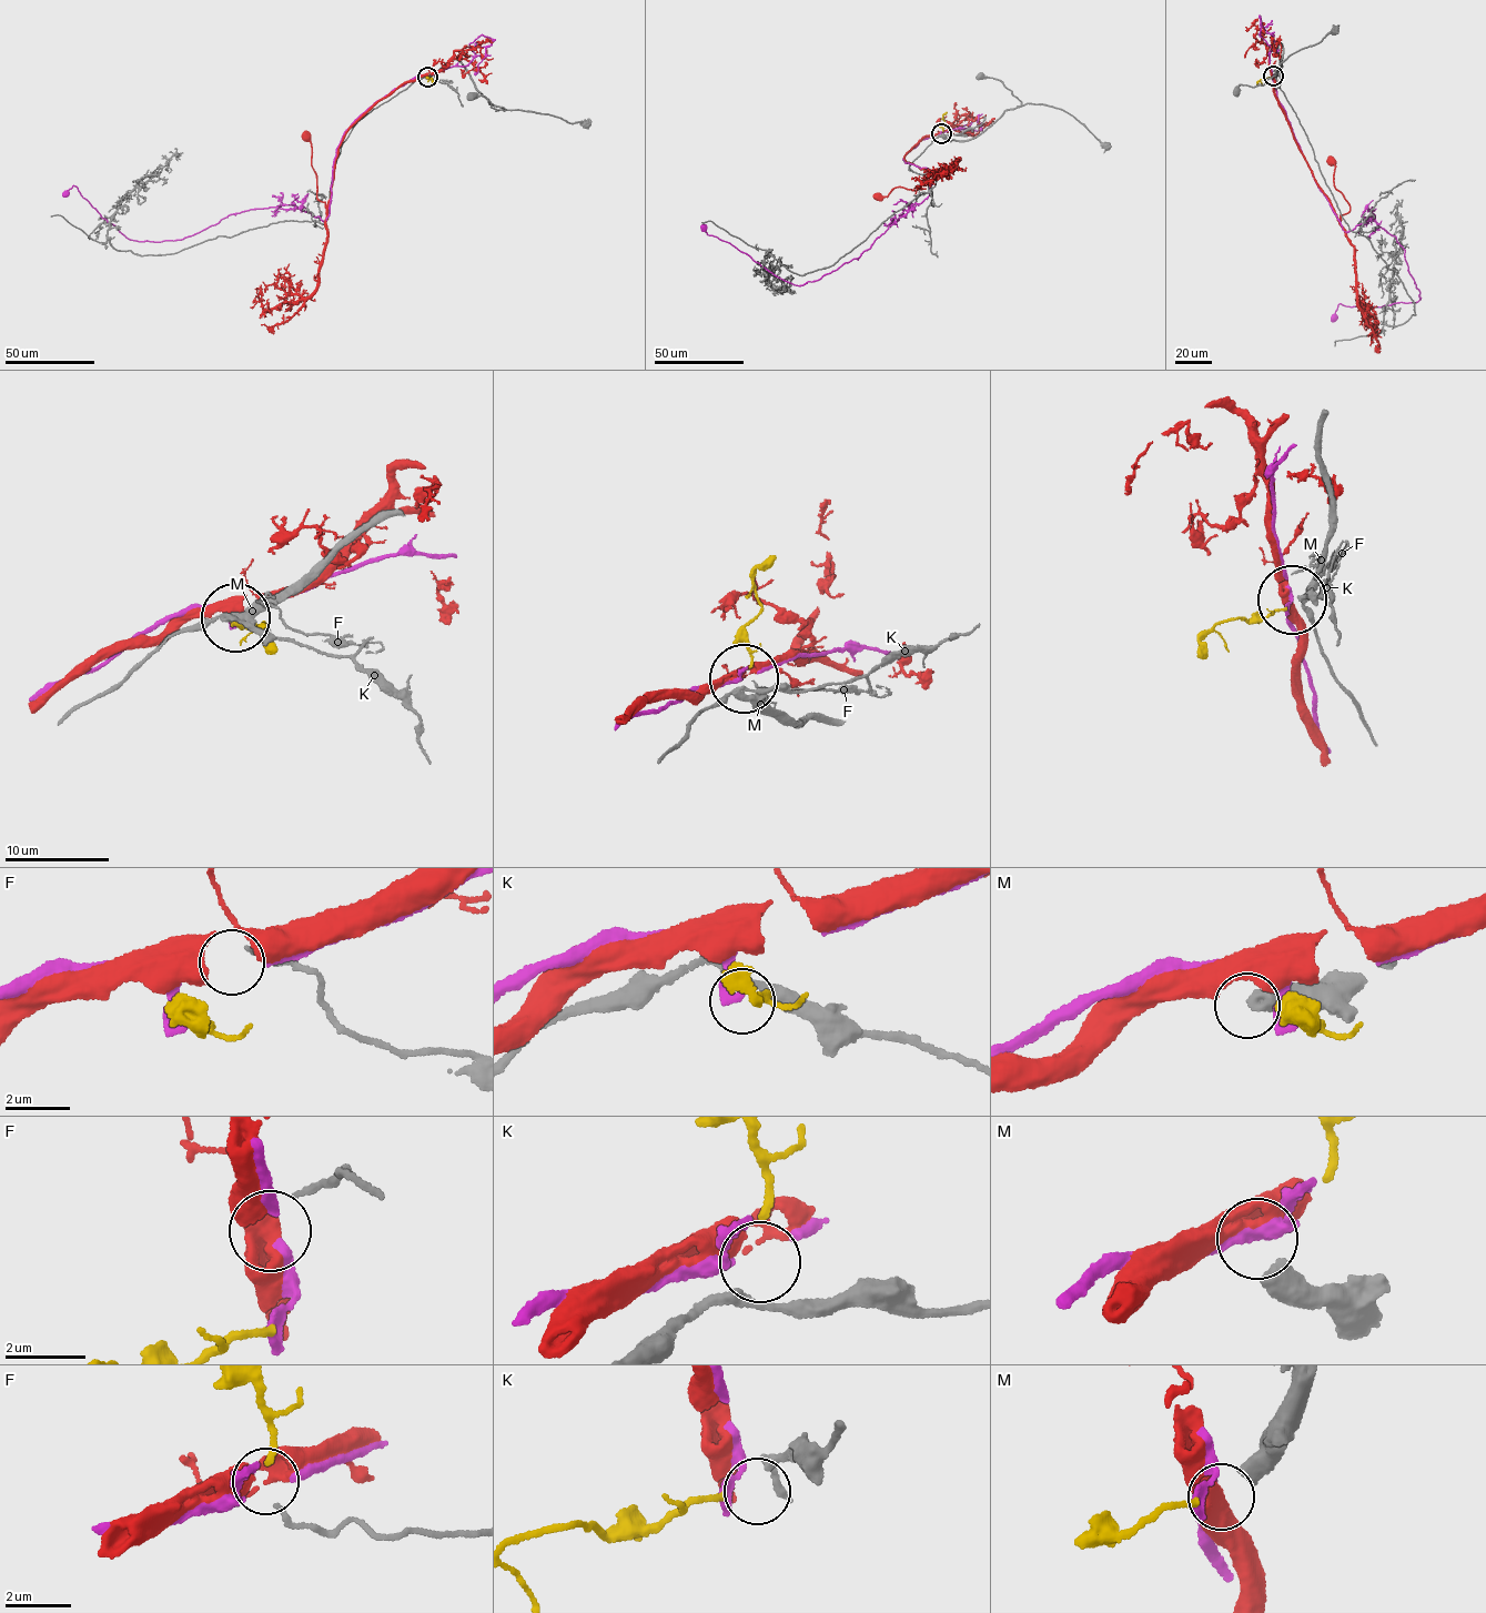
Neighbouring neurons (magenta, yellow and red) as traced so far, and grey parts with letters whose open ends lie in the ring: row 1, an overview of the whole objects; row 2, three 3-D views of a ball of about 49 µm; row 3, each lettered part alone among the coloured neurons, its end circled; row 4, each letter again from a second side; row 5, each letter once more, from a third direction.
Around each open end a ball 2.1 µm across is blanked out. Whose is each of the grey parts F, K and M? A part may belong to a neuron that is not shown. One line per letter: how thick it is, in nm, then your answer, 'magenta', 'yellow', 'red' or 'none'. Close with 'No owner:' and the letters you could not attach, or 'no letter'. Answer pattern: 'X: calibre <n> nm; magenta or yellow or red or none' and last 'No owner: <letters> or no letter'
F: calibre 150 nm; magenta
K: calibre 240 nm; yellow
M: calibre 550 nm; none
No owner: M

